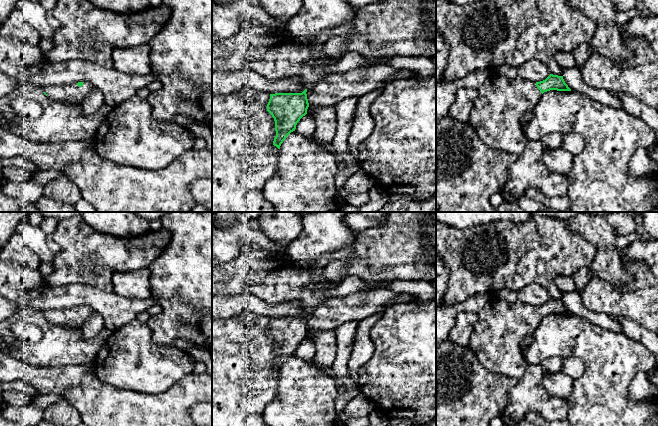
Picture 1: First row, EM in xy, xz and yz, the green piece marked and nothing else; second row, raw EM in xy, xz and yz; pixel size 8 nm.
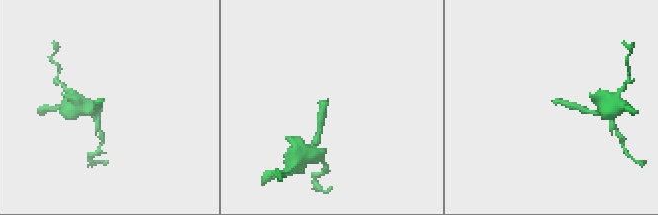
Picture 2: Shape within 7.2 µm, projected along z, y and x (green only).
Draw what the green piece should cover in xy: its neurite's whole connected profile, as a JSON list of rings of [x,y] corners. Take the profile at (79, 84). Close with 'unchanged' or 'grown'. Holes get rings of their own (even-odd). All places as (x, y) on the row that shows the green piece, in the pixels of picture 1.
[[[87,82],[66,85],[46,85],[41,91],[51,100],[71,105],[82,105],[85,98],[95,89]]] | grown

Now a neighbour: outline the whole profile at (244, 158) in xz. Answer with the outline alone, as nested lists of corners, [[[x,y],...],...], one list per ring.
[[[244,88],[225,95],[212,94],[212,212],[274,212],[273,206],[264,198],[263,187],[278,172],[279,149],[273,145],[276,136],[275,121],[267,111],[268,92]]]

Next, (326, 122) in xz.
[[[316,106],[312,109],[308,108],[307,114],[315,123],[315,142],[319,147],[326,150],[326,145],[333,141],[338,129],[338,118],[335,106]]]

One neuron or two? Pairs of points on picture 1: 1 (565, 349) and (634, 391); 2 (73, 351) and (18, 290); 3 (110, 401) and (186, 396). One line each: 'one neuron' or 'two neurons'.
1: two neurons
2: one neuron
3: one neuron

